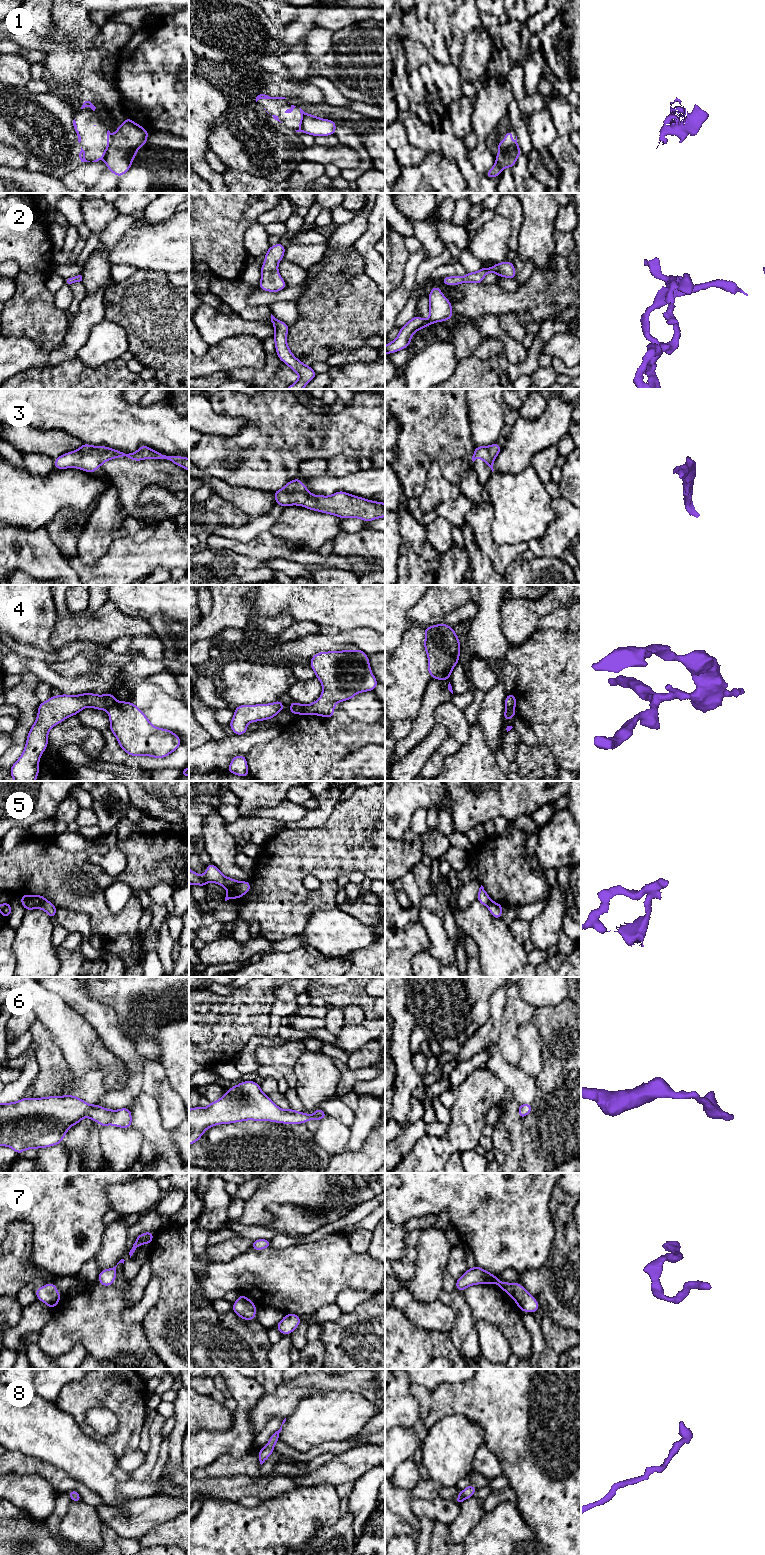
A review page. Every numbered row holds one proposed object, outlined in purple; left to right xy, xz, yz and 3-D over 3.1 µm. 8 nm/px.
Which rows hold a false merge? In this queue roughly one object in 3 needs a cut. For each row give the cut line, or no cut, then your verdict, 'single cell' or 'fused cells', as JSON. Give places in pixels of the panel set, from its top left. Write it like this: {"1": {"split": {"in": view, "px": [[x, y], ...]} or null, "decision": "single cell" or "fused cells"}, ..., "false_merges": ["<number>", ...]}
{"1": {"split": {"in": "yz", "px": [[518, 147], [509, 147], [507, 149], [500, 159], [500, 170]]}, "decision": "fused cells"}, "2": {"split": null, "decision": "single cell"}, "3": {"split": null, "decision": "single cell"}, "4": {"split": {"in": "xy", "px": [[115, 703], [106, 710]]}, "decision": "fused cells"}, "5": {"split": {"in": "xz", "px": [[239, 882], [227, 889]]}, "decision": "fused cells"}, "6": {"split": null, "decision": "single cell"}, "7": {"split": null, "decision": "single cell"}, "8": {"split": null, "decision": "single cell"}, "false_merges": ["1", "4", "5"]}

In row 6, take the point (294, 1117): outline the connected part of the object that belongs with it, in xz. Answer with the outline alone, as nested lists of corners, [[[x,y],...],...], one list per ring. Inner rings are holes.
[[[243,1081],[228,1089],[222,1097],[206,1108],[189,1109],[189,1145],[197,1142],[210,1127],[218,1124],[254,1120],[283,1124],[301,1124],[308,1120],[322,1120],[327,1114],[319,1107],[315,1114],[279,1108],[255,1081]]]

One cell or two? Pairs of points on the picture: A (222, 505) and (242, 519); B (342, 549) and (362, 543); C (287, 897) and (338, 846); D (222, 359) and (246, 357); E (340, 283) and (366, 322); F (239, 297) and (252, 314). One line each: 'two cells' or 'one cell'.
A: one cell
B: one cell
C: one cell
D: one cell
E: one cell
F: one cell

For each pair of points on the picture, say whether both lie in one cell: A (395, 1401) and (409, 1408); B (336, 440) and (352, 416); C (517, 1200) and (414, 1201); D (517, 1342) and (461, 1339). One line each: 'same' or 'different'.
A: same
B: same
C: same
D: different

